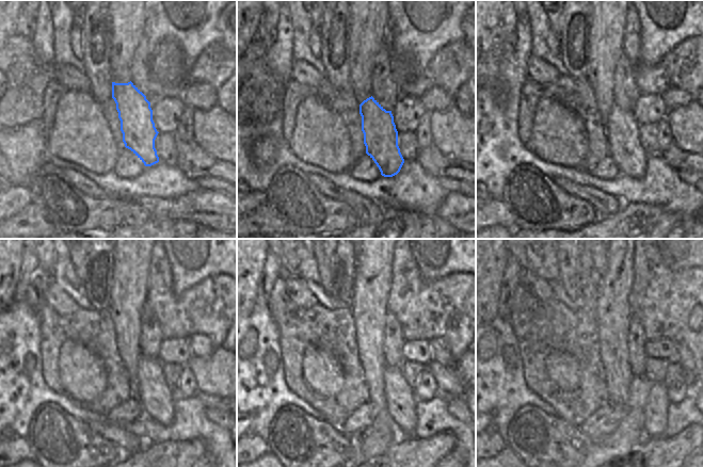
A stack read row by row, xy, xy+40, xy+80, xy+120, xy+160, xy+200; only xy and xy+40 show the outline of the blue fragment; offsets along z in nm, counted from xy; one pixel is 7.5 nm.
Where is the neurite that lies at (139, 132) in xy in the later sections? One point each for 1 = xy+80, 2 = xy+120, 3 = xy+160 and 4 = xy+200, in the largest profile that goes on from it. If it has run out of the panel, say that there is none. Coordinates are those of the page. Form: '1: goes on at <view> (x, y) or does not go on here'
1: goes on at xy+80 (622, 130)
2: goes on at xy+120 (157, 400)
3: goes on at xy+160 (400, 398)
4: goes on at xy+200 (644, 395)

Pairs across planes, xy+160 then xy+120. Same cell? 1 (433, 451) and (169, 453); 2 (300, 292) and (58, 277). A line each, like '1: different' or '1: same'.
1: same
2: different

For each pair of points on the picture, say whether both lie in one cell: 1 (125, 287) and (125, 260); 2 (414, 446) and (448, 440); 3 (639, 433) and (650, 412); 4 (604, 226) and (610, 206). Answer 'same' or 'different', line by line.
1: same
2: same
3: different
4: different

